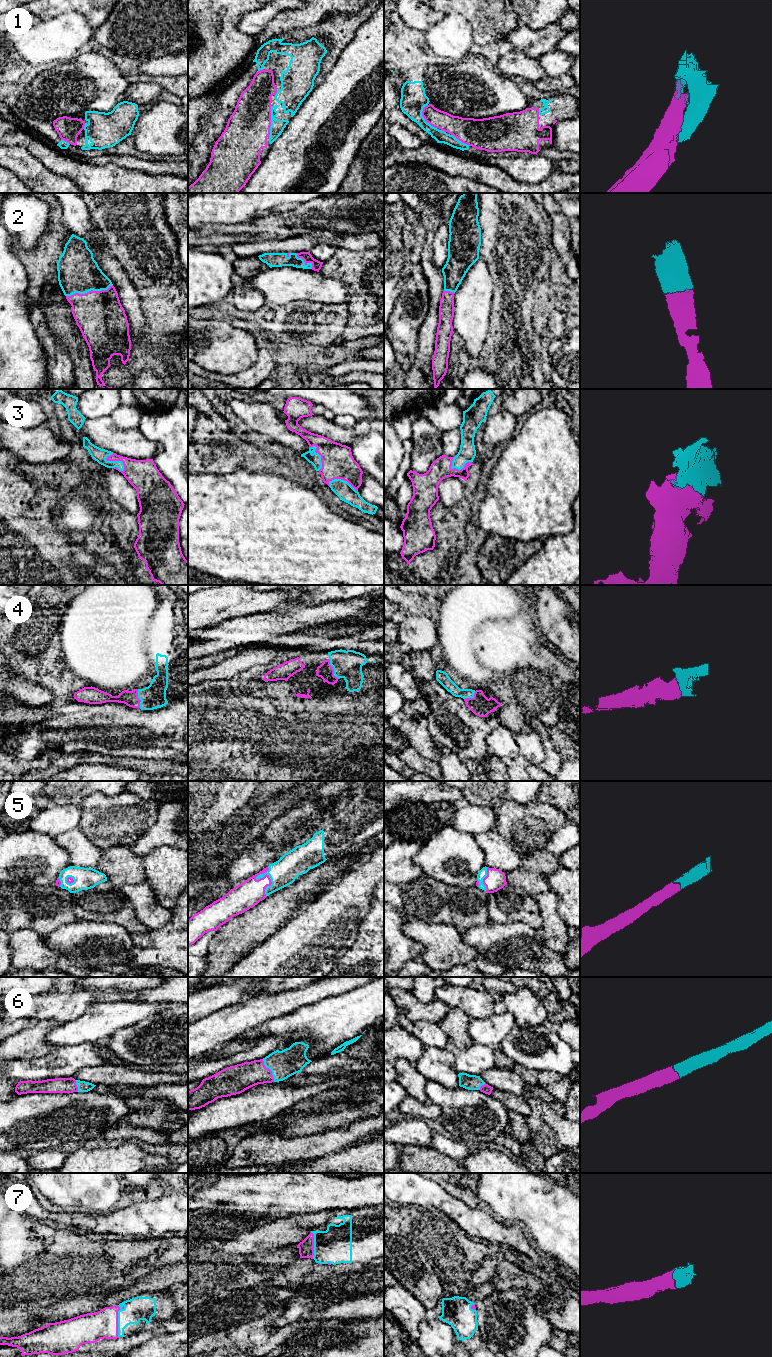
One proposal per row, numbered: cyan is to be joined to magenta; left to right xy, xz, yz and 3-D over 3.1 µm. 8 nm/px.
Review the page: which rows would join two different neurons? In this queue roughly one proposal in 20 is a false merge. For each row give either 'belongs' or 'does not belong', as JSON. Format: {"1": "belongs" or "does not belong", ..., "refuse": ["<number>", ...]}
{"1": "belongs", "2": "belongs", "3": "belongs", "4": "belongs", "5": "belongs", "6": "belongs", "7": "belongs", "refuse": []}

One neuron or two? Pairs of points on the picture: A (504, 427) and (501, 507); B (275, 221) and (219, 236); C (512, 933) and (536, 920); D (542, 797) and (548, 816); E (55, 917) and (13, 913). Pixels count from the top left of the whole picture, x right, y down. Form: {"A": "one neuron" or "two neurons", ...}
{"A": "two neurons", "B": "one neuron", "C": "two neurons", "D": "two neurons", "E": "one neuron"}

